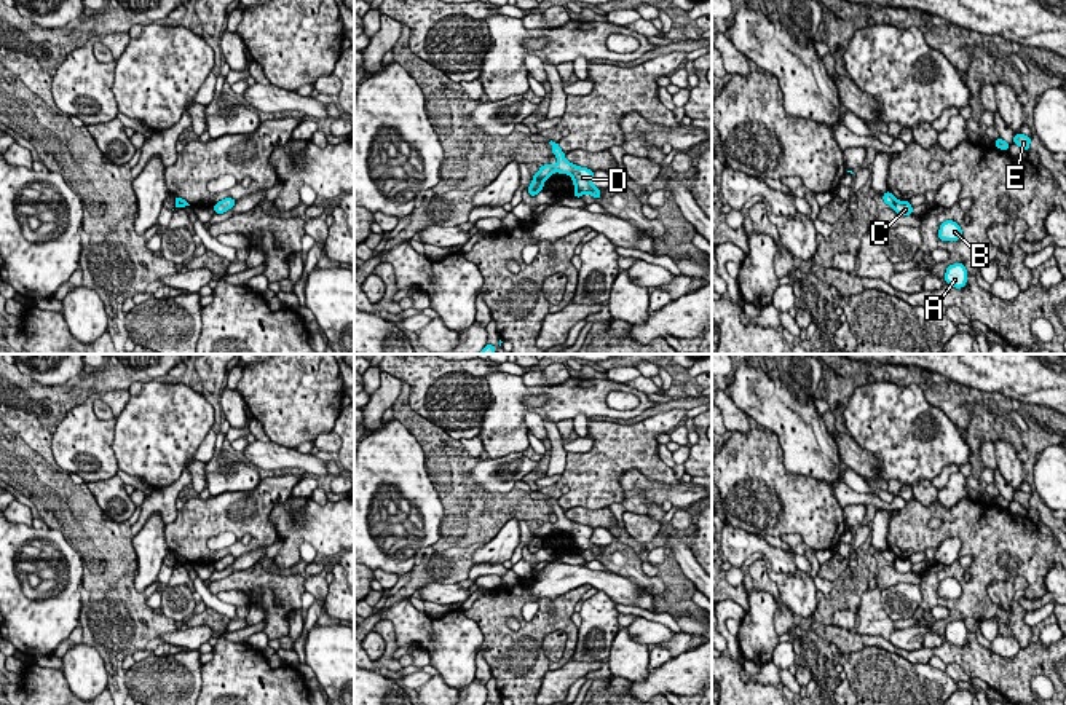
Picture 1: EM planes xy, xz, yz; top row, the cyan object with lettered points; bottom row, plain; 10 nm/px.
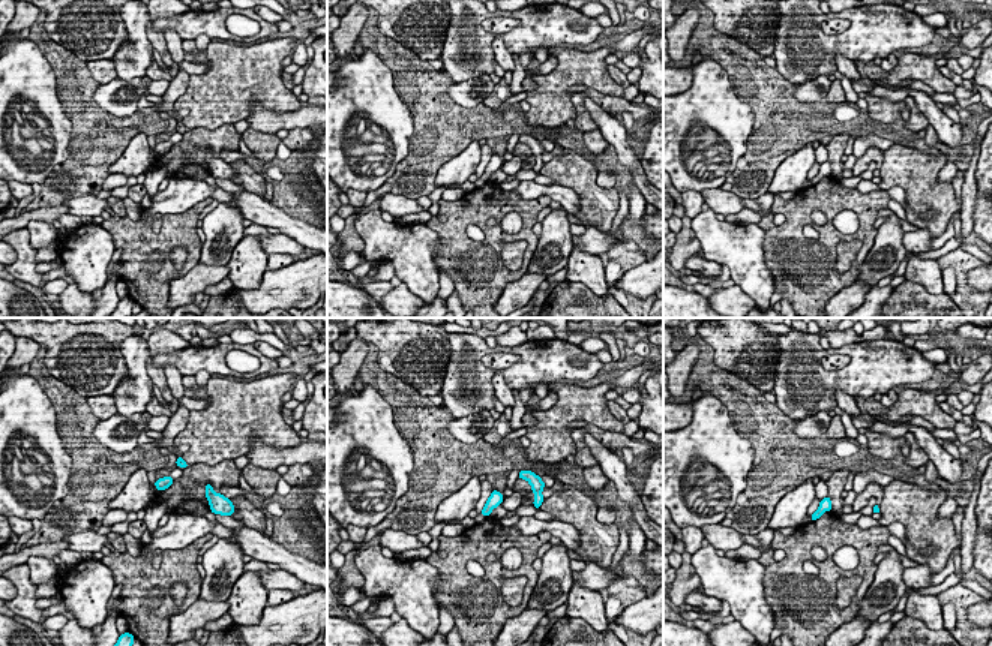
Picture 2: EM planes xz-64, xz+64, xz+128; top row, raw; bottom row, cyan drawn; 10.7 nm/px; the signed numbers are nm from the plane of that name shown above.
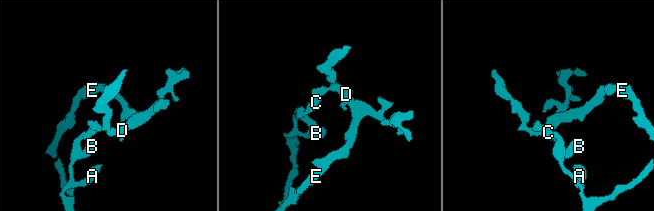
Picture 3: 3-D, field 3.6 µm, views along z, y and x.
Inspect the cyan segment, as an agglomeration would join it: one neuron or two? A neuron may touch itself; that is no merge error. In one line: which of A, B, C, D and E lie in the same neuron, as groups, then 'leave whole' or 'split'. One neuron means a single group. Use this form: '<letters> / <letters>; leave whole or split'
A B C / D E; split

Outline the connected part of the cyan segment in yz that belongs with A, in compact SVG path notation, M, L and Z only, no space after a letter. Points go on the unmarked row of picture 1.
M954 620L946 625L945 638L948 643L962 646L967 640L967 627L964 620Z

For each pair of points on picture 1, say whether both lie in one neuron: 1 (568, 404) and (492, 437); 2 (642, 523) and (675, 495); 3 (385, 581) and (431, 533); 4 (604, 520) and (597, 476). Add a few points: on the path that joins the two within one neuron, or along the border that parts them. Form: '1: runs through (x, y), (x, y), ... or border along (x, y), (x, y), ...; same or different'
1: runs through (549, 409), (521, 409), (511, 418); same
2: border along (626, 511), (647, 515); different
3: border along (372, 570), (398, 575); different
4: border along (608, 506), (596, 509), (568, 508), (565, 511); different

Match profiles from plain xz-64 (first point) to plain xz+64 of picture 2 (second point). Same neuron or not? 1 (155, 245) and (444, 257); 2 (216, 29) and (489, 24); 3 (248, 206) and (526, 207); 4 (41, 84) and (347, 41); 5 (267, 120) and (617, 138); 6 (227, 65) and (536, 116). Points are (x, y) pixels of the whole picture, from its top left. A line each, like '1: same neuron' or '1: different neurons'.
1: same neuron
2: different neurons
3: different neurons
4: different neurons
5: different neurons
6: same neuron

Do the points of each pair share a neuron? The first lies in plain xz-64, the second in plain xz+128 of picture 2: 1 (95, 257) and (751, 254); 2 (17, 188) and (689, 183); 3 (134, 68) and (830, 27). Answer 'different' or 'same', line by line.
1: same
2: different
3: different

